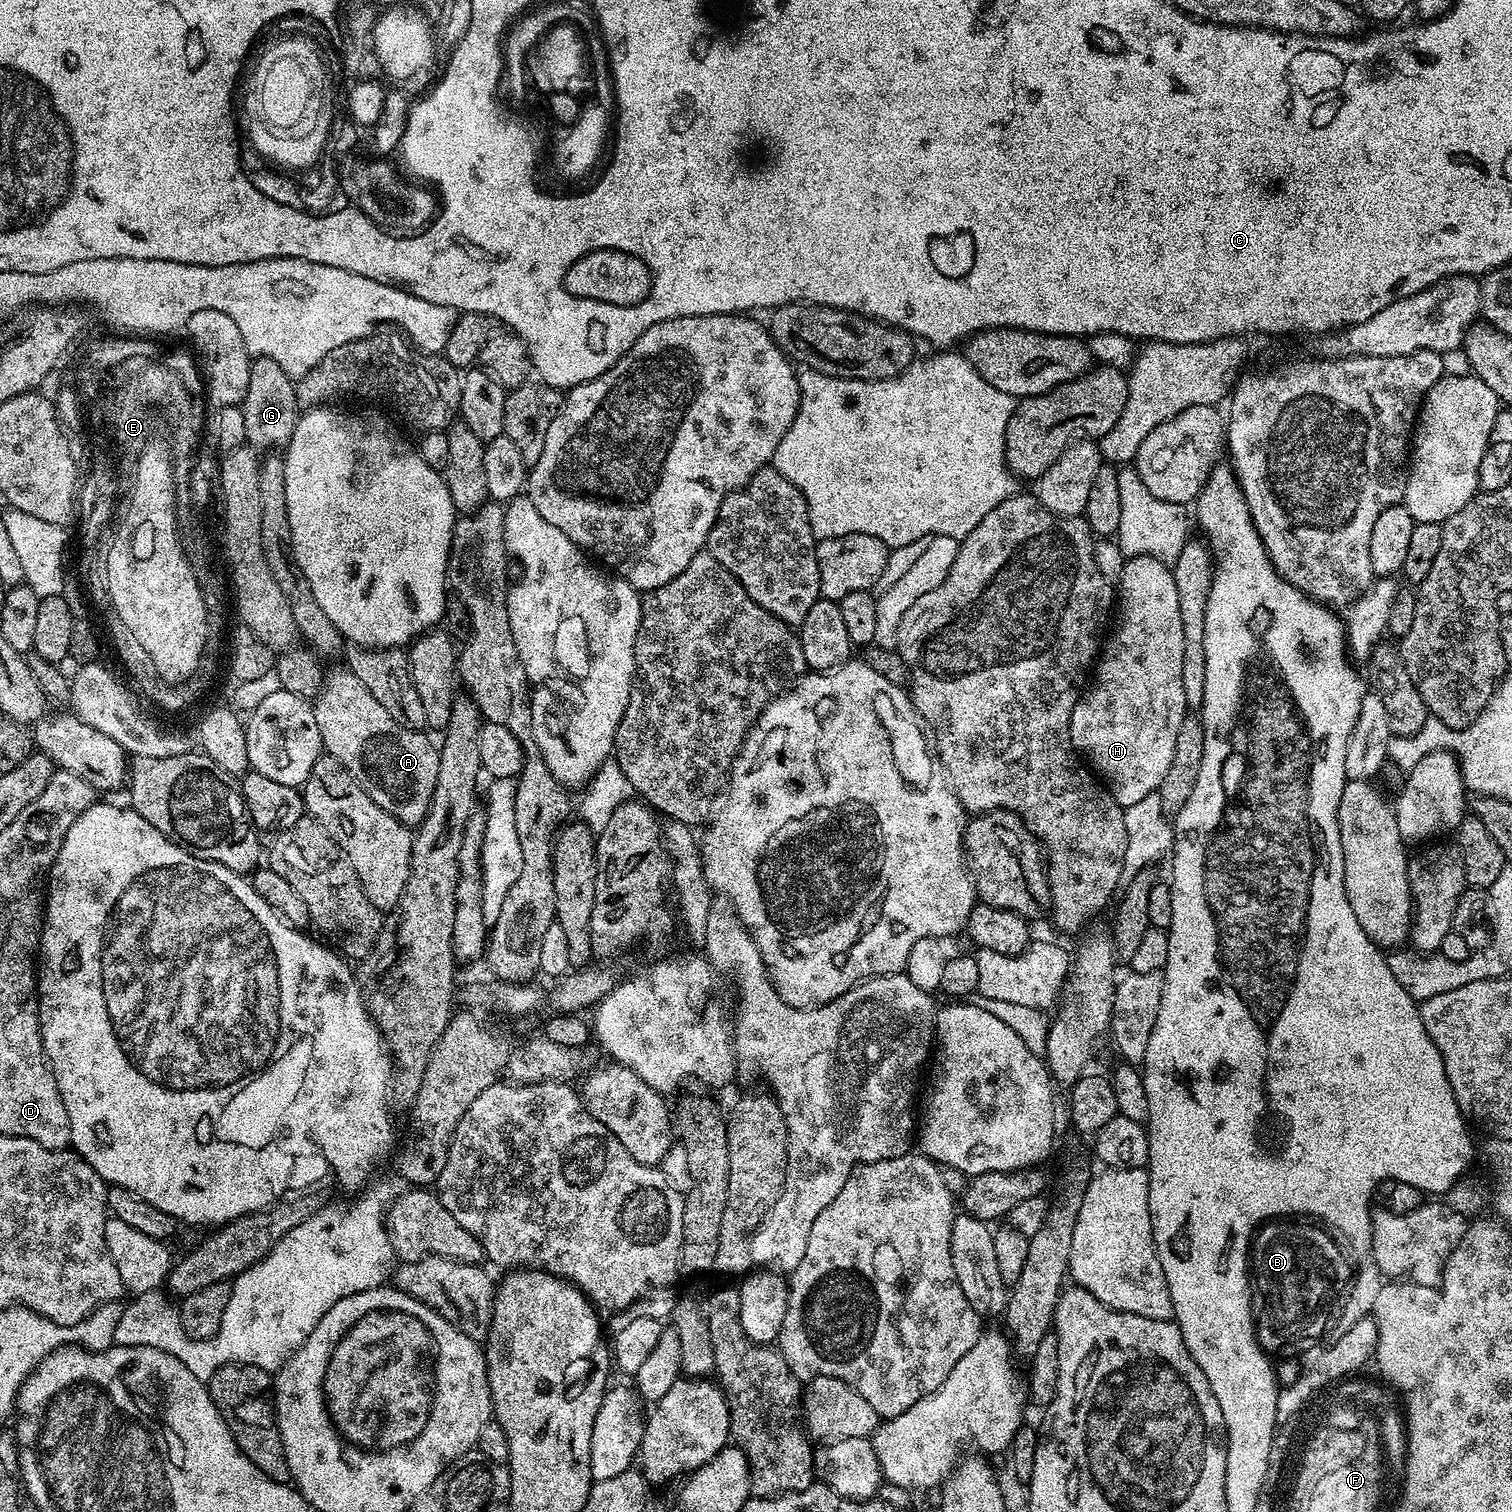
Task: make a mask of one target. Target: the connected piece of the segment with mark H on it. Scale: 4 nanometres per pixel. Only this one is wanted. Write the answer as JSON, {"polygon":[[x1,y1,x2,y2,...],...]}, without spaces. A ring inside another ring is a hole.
{"polygon":[[1133,556,1125,559,1124,568,1118,577,1118,583,1120,583,1120,588,1118,584,1120,629,1109,640,1107,637,1106,643,1103,645,1102,651,1098,656,1099,663,1094,668,1094,679,1091,681,1091,684,1093,683,1092,689,1090,689,1090,684,1087,691,1083,693,1082,699,1074,706,1074,714,1070,714,1070,738,1072,739,1072,746,1076,749,1077,753,1087,757,1091,767,1101,777,1103,777,1102,775,1105,776,1103,779,1106,781,1113,798,1120,803,1121,808,1125,809,1134,806,1134,802,1142,802,1142,798,1146,798,1146,794,1157,791,1162,778,1166,778,1166,770,1170,770,1170,762,1174,758,1174,741,1178,738,1178,726,1182,726,1189,707,1186,702,1186,694,1182,694,1182,614,1178,611,1178,586,1174,586,1174,574,1171,567,1164,564,1158,558]]}

